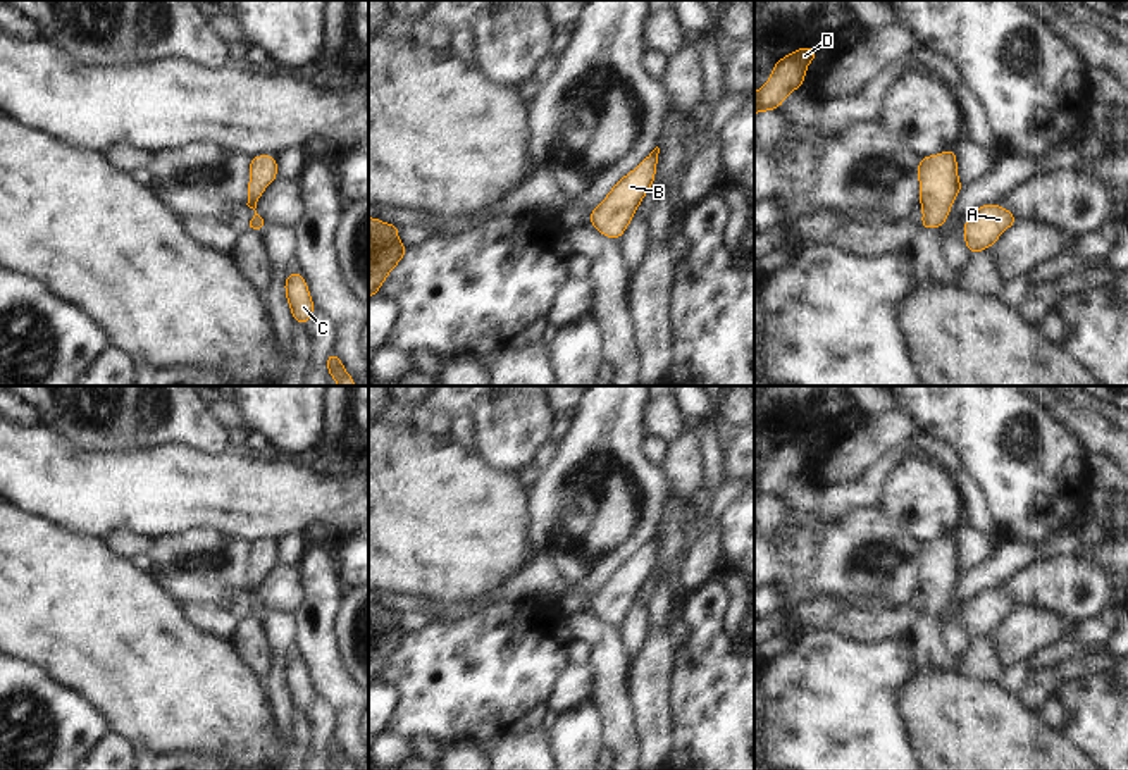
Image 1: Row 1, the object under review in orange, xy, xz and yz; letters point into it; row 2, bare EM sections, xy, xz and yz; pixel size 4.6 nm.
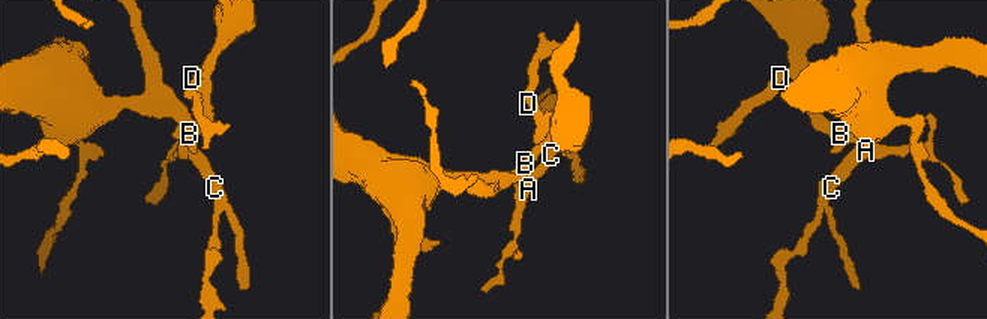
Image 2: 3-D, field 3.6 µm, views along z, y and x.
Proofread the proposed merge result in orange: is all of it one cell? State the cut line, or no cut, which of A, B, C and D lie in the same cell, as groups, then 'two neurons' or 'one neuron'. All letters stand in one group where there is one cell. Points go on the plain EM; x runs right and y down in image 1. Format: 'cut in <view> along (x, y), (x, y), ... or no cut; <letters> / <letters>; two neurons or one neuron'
no cut; A B C D; one neuron

